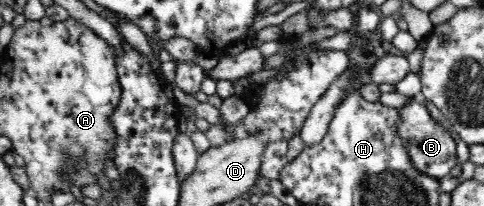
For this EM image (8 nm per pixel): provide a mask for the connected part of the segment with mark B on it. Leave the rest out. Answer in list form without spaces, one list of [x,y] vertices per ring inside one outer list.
[[[413,97],[412,102],[400,108],[400,123],[398,123],[398,133],[400,138],[406,141],[406,152],[410,156],[410,162],[420,172],[434,179],[446,177],[458,164],[456,143],[448,129],[441,125],[436,119],[429,115],[429,111],[424,104],[424,98]]]

